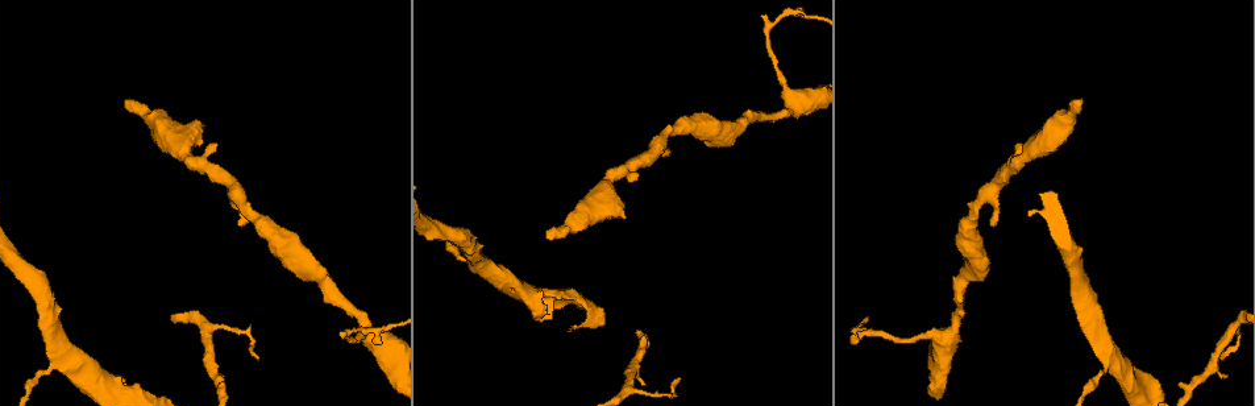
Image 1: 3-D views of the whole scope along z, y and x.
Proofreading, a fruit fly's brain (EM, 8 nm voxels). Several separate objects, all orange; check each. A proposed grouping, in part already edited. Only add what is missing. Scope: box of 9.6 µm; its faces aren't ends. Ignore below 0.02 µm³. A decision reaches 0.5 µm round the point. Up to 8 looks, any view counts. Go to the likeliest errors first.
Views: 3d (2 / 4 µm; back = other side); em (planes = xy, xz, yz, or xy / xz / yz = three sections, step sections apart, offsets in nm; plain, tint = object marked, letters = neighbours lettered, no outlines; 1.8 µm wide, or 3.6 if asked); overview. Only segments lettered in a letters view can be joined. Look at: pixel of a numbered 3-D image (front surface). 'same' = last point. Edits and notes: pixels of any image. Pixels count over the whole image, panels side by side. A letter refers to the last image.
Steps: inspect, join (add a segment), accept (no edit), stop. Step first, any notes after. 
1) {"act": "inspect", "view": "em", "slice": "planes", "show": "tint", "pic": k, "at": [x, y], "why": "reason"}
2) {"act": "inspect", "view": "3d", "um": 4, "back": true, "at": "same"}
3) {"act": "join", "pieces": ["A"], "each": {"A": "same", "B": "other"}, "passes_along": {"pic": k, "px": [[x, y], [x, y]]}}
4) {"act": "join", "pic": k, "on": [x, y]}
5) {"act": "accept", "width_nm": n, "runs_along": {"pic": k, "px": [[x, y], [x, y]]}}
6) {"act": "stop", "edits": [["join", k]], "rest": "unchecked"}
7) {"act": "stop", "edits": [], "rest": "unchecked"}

{"act": "inspect", "view": "3d", "um": 4, "pic": 1, "at": [258, 357], "why": "thin end"}

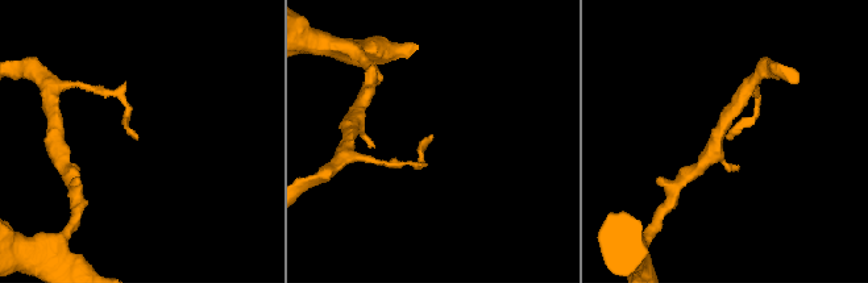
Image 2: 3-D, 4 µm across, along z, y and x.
{"act": "inspect", "view": "em", "slice": "planes", "show": "plain", "pic": 2, "at": [136, 133]}

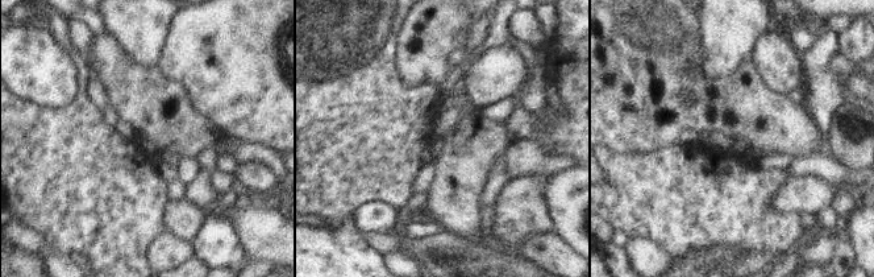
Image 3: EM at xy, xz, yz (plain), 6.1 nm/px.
{"act": "inspect", "view": "em", "slice": "planes", "show": "letters", "at": "same"}

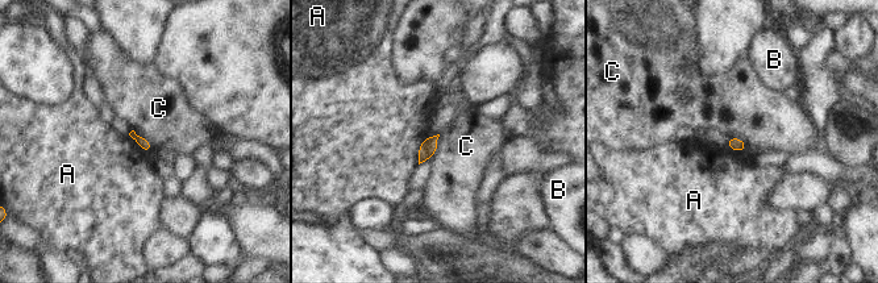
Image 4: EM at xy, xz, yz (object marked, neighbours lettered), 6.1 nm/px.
{"act": "accept", "longest_contact_nm": ["A", 180], "each": {"A": "other", "B": "other", "C": "other"}, "found": "none of them fits"}

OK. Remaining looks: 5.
{"act": "inspect", "view": "em", "slice": "planes", "show": "letters", "pic": 1, "at": [240, 225]}

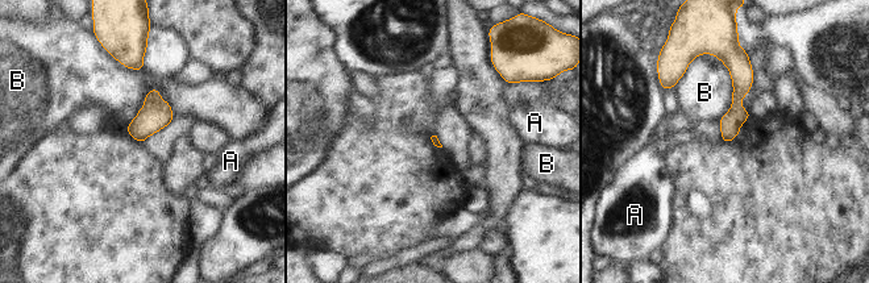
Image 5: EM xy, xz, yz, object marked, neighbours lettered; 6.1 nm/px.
{"act": "accept", "each": {"A": "other", "B": "other"}, "found": "none of them fits"}

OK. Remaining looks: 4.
{"act": "inspect", "view": "em", "slice": "planes", "show": "letters", "pic": 1, "at": [1079, 101], "why": "branch stops here"}

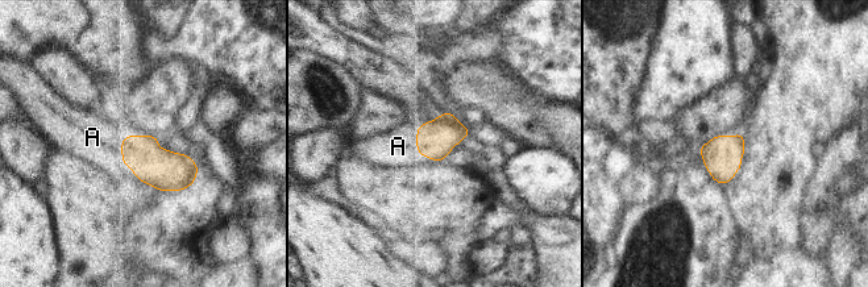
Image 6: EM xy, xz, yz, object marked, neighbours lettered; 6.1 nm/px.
{"act": "join", "pieces": ["A"], "each": {"A": "same"}, "passes_along": {"pic": 6, "px": [[157, 167], [121, 149], [92, 137]]}, "found": "it goes on there"}

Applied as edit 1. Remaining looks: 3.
{"act": "stop", "edits": [["join", 6]], "rest": "unchecked"}

